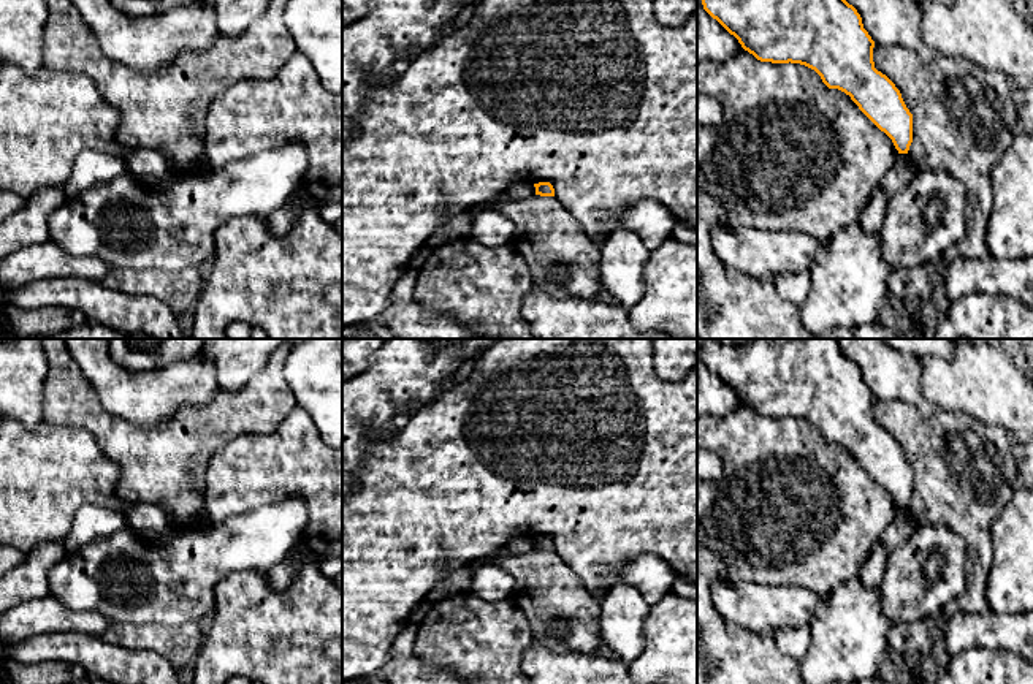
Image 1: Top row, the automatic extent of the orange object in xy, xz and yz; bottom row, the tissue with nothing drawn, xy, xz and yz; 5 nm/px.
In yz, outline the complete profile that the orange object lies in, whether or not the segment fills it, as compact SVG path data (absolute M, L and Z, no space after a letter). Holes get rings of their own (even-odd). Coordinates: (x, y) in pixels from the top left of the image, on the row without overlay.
M697 339L703 364L716 374L741 402L760 416L800 418L814 424L829 443L838 443L851 451L859 464L894 497L898 508L908 508L913 497L913 469L900 445L875 423L875 396L863 383L857 364L849 359L835 339L754 339L746 345L722 345L715 339Z

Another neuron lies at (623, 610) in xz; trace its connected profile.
M615 584L599 598L600 636L618 660L632 663L643 648L643 627L651 605L627 584Z

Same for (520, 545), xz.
M515 537L504 548L512 554L526 554L536 549L536 542L532 537Z

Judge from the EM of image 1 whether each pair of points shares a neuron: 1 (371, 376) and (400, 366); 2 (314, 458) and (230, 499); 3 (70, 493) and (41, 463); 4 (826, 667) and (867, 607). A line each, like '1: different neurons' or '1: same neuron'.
1: same neuron
2: same neuron
3: same neuron
4: same neuron

